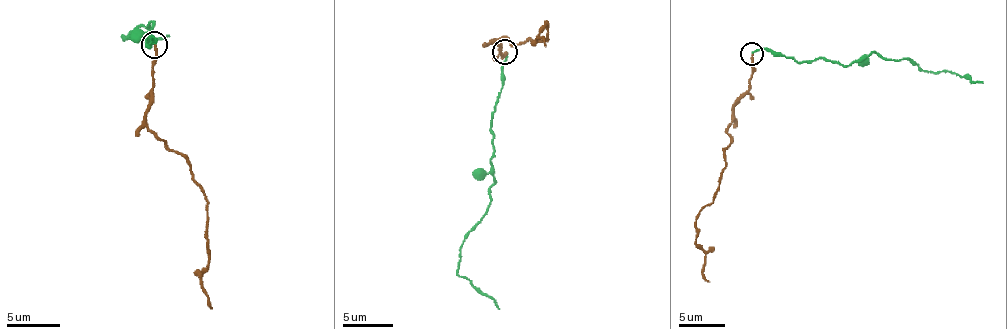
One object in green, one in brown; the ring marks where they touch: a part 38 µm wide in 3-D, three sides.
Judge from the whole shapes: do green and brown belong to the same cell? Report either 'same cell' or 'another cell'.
another cell

